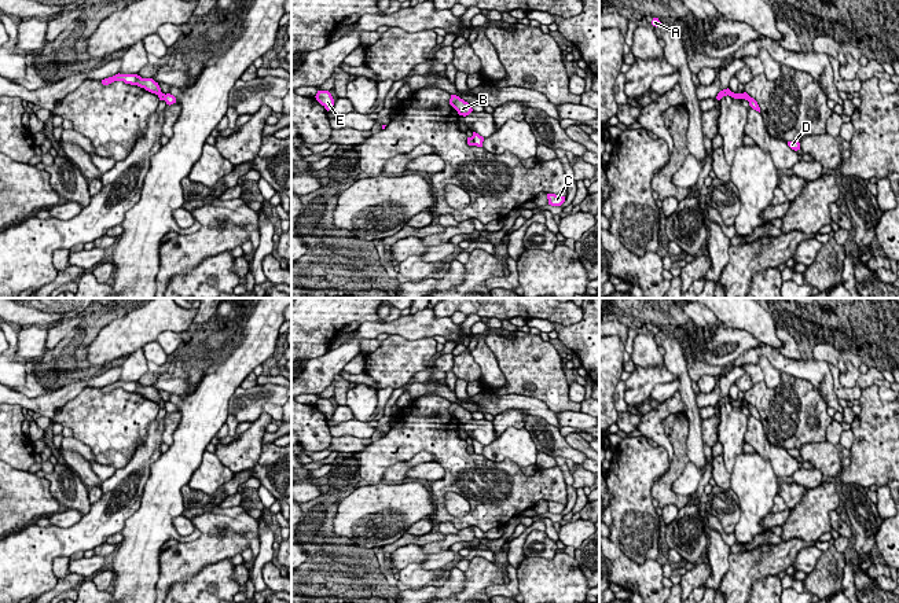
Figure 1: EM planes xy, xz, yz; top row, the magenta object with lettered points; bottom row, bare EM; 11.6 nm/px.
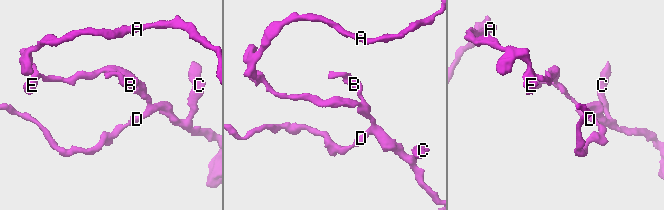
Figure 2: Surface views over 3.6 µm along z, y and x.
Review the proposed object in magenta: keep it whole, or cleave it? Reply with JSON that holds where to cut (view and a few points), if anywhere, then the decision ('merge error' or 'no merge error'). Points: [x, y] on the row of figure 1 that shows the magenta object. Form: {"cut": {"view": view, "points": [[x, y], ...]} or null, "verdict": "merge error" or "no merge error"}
{"cut": {"view": "yz", "points": [[742, 94], [748, 99]]}, "verdict": "merge error"}

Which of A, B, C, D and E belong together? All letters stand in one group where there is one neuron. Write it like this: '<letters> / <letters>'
A E / B C D

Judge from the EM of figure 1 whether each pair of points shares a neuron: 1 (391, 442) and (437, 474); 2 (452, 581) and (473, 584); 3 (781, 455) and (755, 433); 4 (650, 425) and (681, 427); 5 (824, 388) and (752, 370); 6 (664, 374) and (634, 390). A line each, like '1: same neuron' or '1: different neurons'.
1: different neurons
2: different neurons
3: same neuron
4: different neurons
5: different neurons
6: same neuron

